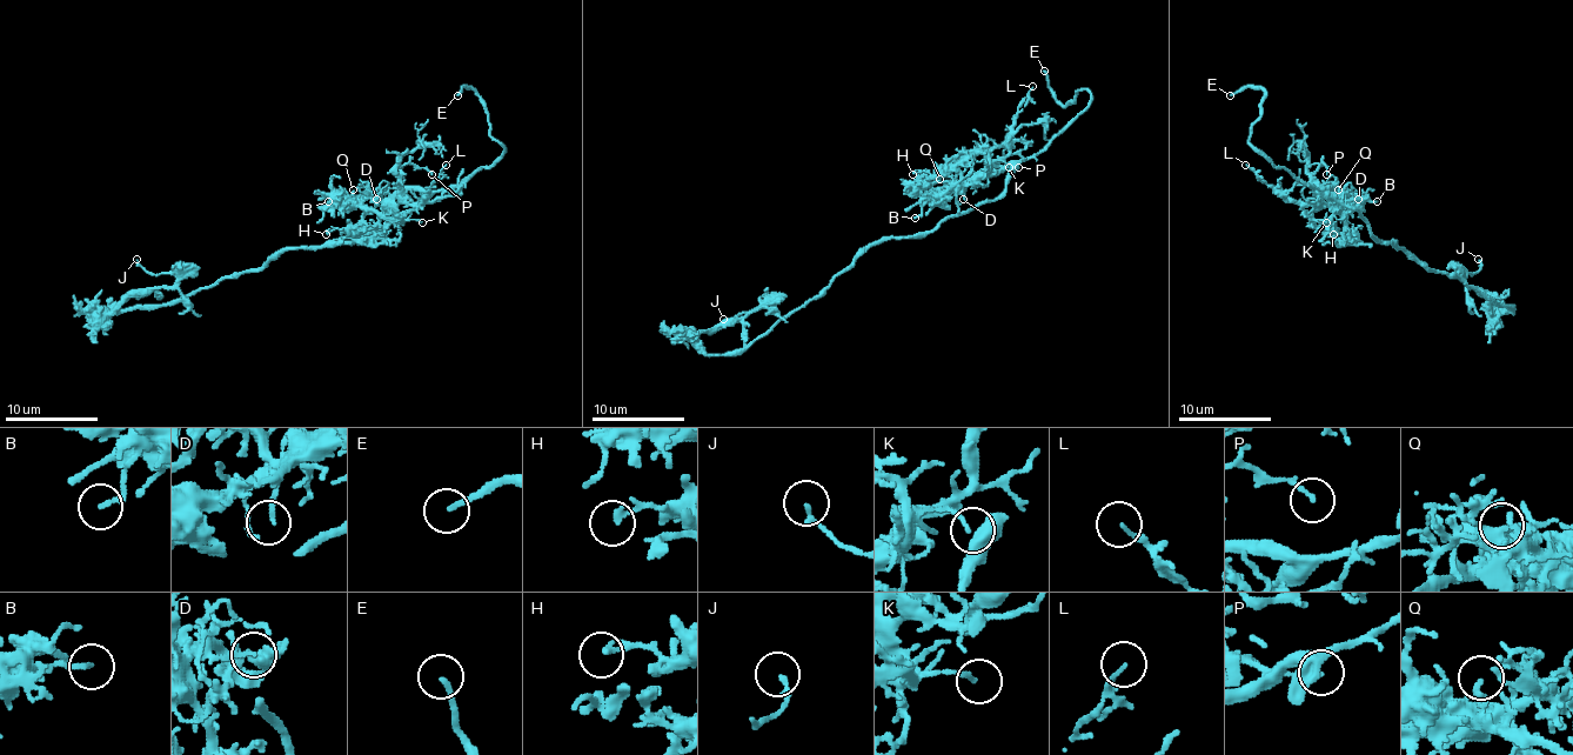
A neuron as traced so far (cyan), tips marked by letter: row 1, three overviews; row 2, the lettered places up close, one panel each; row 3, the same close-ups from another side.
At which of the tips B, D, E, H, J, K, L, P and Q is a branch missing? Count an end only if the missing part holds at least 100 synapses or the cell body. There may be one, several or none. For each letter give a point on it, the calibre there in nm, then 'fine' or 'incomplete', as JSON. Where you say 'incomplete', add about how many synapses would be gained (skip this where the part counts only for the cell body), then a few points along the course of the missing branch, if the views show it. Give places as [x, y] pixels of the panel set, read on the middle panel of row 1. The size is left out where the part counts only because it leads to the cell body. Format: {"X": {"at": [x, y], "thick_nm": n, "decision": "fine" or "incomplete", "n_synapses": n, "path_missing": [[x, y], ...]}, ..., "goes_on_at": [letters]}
{"B": {"at": [915, 218], "thick_nm": 150, "decision": "fine"}, "D": {"at": [963, 199], "thick_nm": 180, "decision": "fine"}, "E": {"at": [1044, 71], "thick_nm": 170, "decision": "incomplete", "path_missing": [[1044, 71], [1028, 49], [1030, 47], [1057, 49], [1088, 71], [1131, 84]]}, "H": {"at": [912, 174], "thick_nm": 140, "decision": "fine"}, "J": {"at": [723, 319], "thick_nm": 190, "decision": "fine"}, "K": {"at": [1009, 167], "thick_nm": 130, "decision": "fine"}, "L": {"at": [1032, 86], "thick_nm": 130, "decision": "fine"}, "P": {"at": [1018, 167], "thick_nm": 140, "decision": "fine"}, "Q": {"at": [939, 179], "thick_nm": 150, "decision": "fine"}, "goes_on_at": ["E"]}

